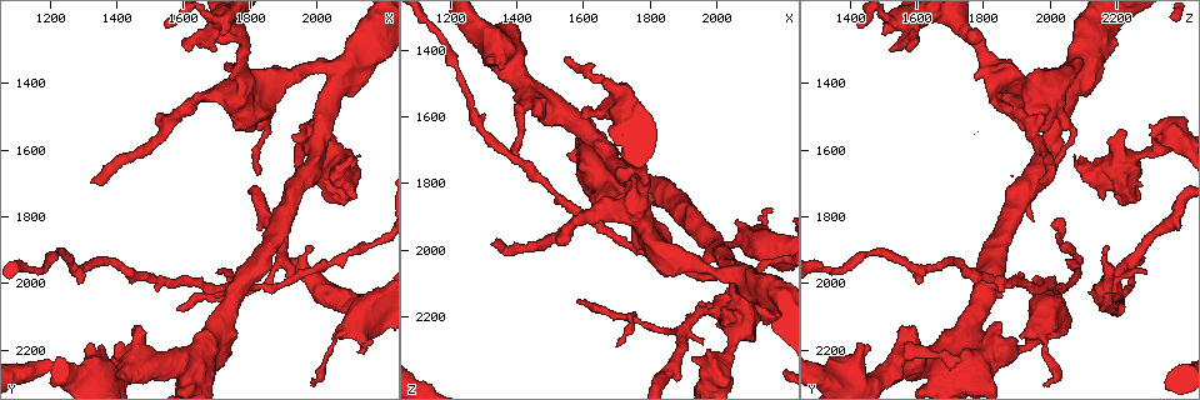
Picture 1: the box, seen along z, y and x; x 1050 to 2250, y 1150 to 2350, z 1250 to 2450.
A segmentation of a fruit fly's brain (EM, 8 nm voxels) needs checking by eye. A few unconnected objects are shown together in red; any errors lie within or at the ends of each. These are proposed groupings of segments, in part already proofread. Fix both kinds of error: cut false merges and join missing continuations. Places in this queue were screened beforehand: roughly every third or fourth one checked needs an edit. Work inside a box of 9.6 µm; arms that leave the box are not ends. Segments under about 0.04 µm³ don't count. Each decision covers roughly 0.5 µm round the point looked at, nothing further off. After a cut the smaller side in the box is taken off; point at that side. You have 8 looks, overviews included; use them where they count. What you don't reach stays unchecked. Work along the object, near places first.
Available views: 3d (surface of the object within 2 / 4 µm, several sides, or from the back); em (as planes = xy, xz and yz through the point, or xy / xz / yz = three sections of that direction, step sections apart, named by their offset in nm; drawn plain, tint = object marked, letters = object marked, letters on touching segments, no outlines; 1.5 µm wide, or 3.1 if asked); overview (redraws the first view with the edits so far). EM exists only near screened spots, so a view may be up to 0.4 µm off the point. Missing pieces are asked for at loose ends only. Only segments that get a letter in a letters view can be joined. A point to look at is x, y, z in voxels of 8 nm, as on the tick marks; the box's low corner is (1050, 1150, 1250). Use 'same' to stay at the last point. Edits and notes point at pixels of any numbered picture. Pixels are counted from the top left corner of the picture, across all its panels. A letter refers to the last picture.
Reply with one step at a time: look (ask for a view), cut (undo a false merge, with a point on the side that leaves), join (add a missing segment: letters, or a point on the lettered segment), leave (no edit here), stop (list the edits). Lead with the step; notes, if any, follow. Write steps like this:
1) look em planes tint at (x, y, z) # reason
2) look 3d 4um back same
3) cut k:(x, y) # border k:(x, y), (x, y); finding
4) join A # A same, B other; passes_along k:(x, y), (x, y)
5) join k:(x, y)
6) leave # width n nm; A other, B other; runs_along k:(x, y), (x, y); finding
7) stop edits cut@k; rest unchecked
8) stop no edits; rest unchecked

look em planes plain at (2130, 1620, 2080) # an open end

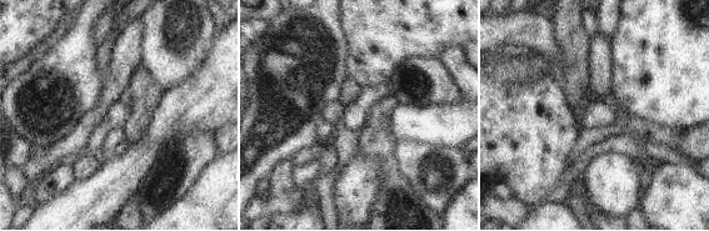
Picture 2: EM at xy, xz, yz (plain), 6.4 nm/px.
look em planes letters same # what lies round it

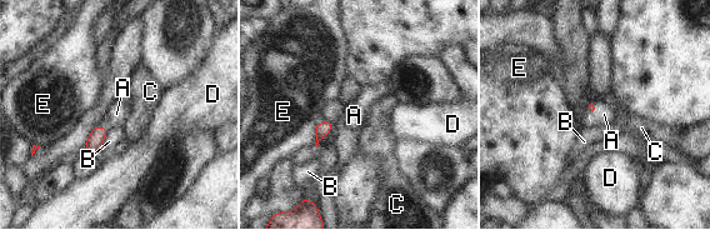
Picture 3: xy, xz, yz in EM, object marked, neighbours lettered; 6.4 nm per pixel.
join A # A same, B other, C other, D other, E other; passes_along 3:(95, 140), (105, 128), (116, 114); the neuron continues

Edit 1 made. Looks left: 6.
look overview # redraw

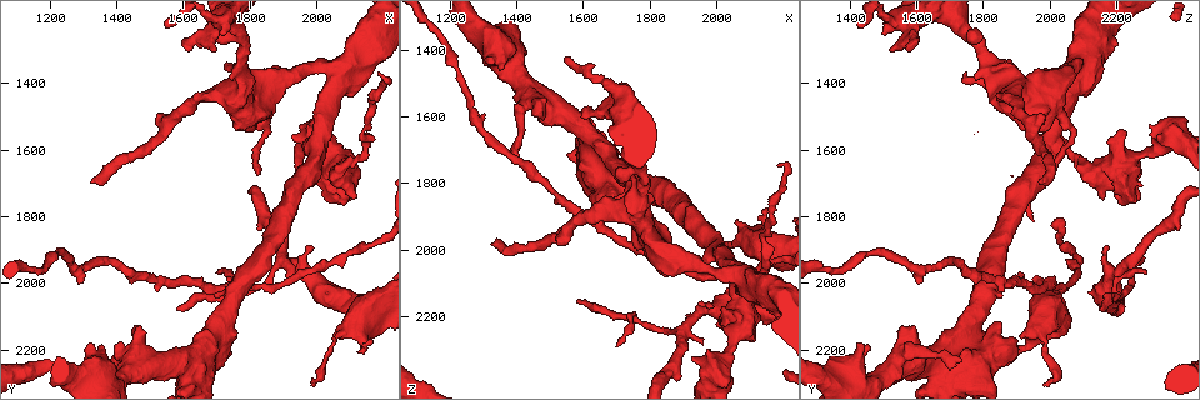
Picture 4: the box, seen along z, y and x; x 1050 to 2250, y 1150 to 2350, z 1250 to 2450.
look em planes letters at (2050, 2160, 1920) # free end

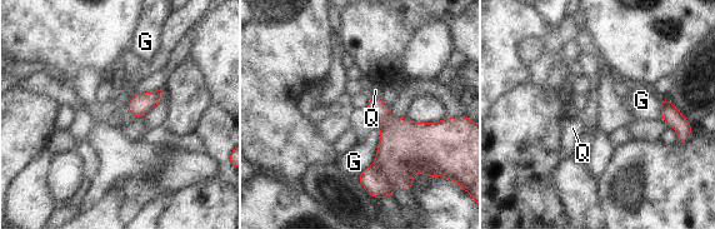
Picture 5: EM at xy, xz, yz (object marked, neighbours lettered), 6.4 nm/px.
join Q # G other, Q same; passes_along 5:(393, 130), (373, 98), (375, 90); the neuron continues

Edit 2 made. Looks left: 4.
look em xy step 8 tint at (1320, 1690, 1990) # long arm stops here

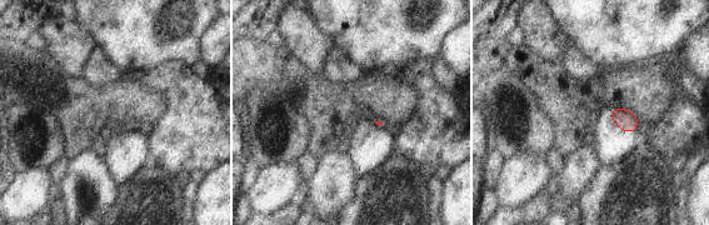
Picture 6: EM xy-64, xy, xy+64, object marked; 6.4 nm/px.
look em planes letters same

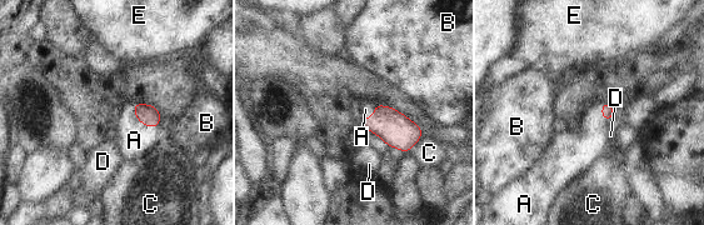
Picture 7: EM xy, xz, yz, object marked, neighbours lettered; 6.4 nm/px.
join A # longest_contact A 240 nm; A same, B other, C other, D other, E other; passes_along 7:(148, 115), (140, 121), (134, 140); the neuron continues

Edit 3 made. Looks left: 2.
stop edits join@3, join@5, join@7; rest unchecked

